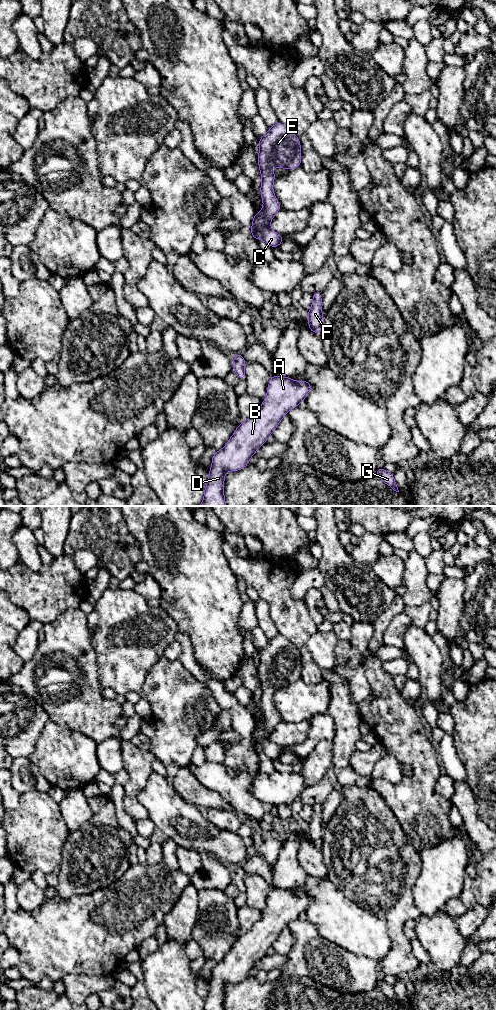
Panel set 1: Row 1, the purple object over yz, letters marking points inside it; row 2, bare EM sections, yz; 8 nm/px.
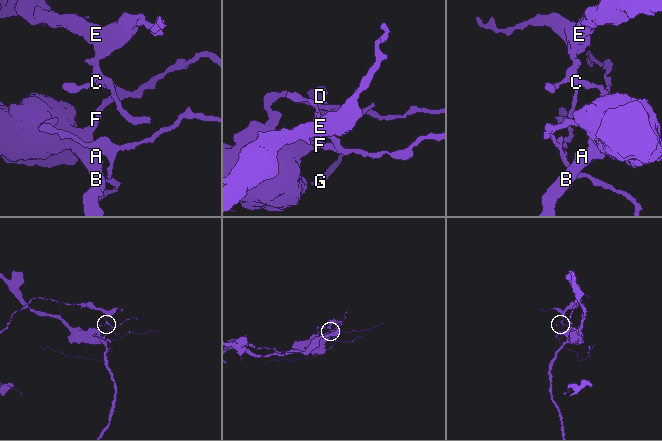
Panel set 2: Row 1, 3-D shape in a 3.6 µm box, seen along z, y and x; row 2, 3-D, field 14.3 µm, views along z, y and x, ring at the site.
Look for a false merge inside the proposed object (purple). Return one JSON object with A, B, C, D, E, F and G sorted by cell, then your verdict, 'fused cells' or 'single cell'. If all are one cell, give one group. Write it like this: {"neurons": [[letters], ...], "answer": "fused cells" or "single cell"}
{"neurons": [["A", "B", "C", "D", "F", "G"], ["E"]], "answer": "fused cells"}

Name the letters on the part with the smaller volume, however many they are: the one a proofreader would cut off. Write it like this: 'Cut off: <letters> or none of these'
Cut off: E

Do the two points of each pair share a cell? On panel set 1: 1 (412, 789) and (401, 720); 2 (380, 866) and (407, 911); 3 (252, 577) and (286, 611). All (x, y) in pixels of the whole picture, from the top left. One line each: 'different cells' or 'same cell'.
1: same cell
2: same cell
3: same cell

